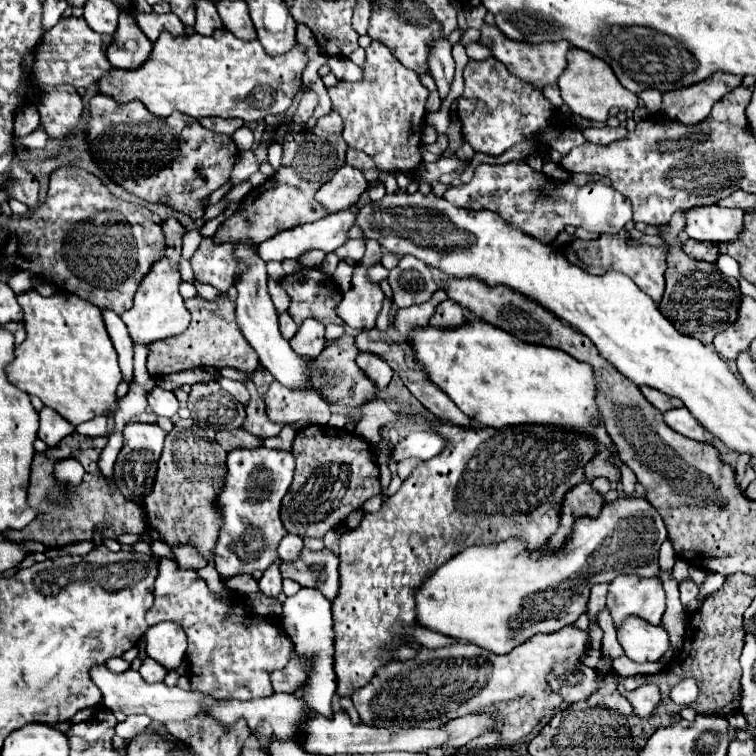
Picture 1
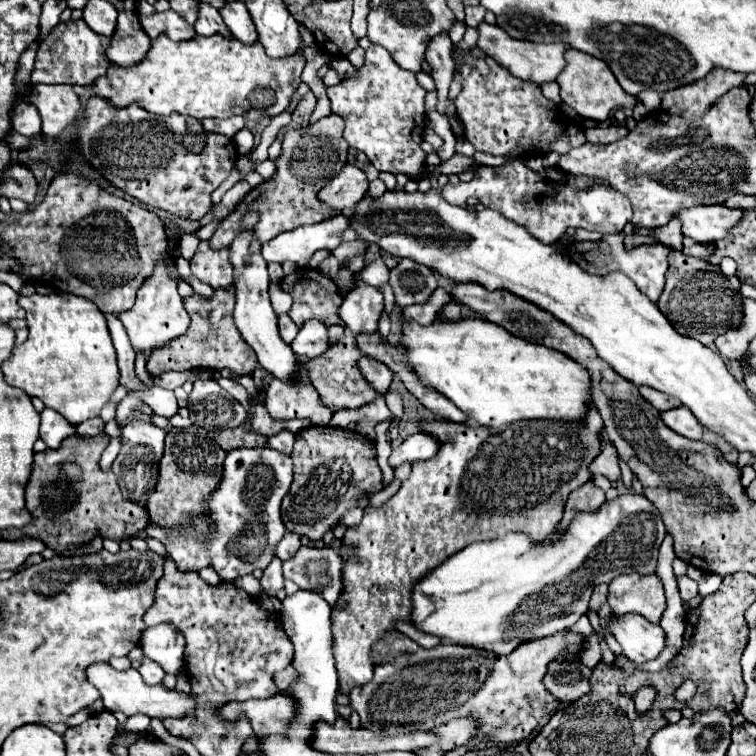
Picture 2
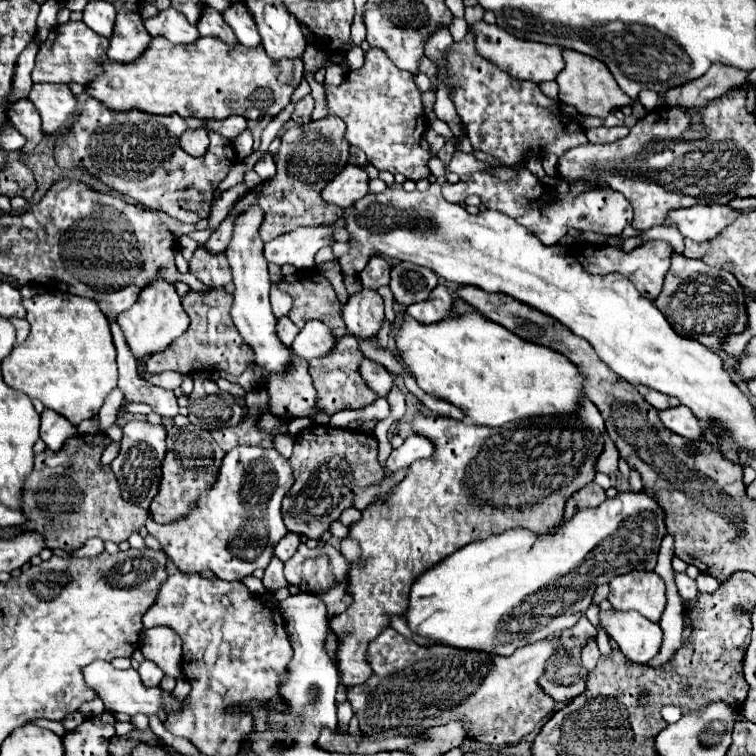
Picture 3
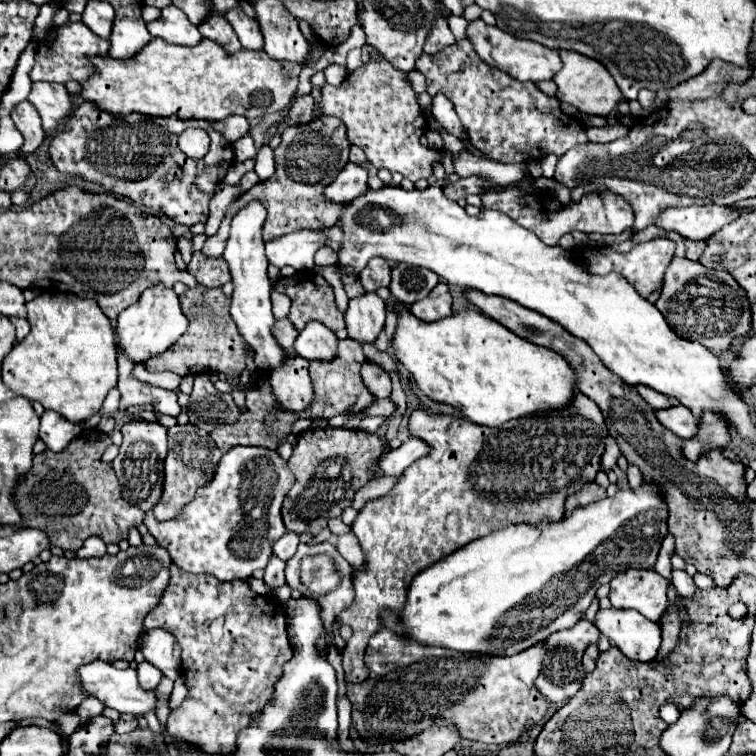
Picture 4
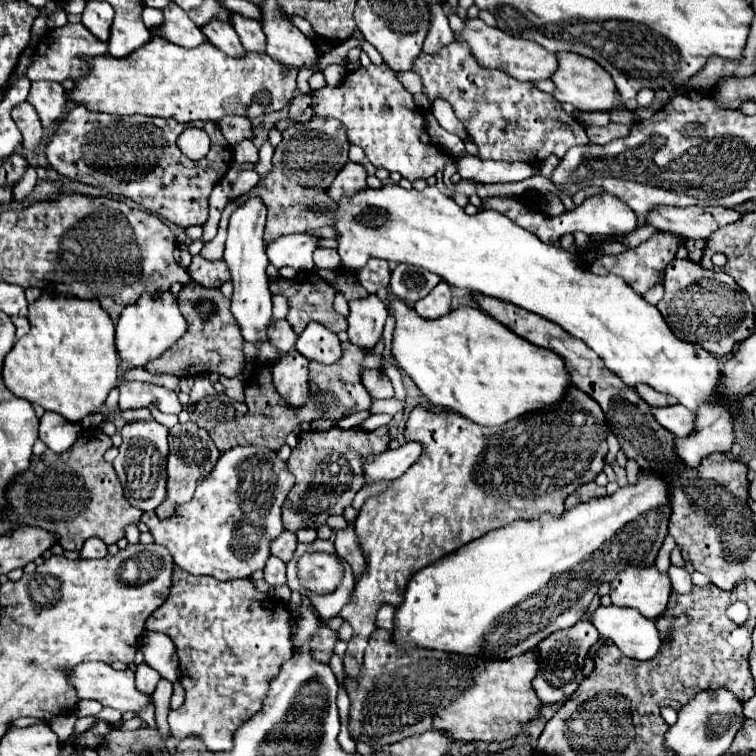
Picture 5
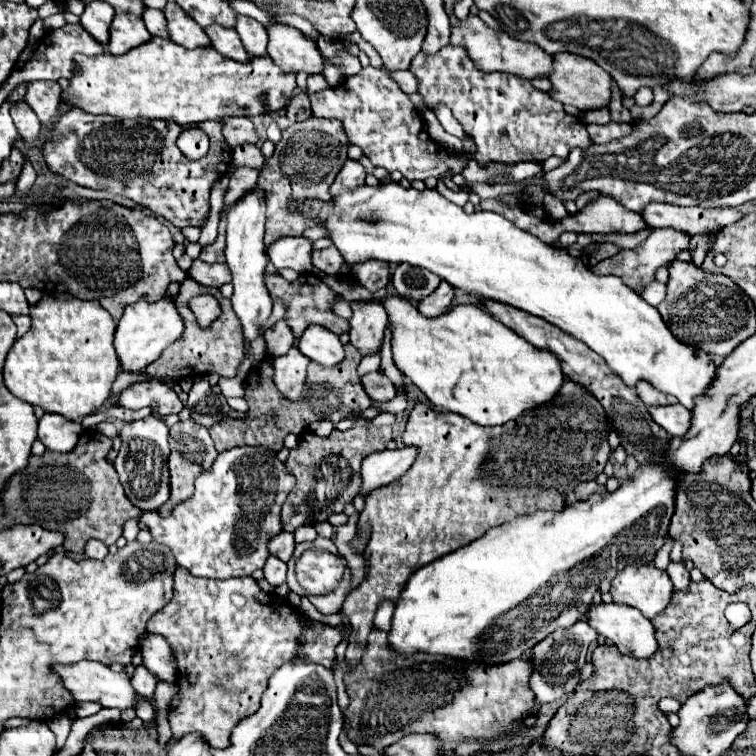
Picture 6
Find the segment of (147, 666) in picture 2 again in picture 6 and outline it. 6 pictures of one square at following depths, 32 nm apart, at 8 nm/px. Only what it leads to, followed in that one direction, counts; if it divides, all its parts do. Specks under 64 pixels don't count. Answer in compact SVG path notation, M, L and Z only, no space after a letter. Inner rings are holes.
M142 664L136 666L136 672L132 674L132 686L136 688L136 692L140 692L140 696L152 698L156 682L158 682L156 676L152 676L152 672L148 672L148 668L144 668Z

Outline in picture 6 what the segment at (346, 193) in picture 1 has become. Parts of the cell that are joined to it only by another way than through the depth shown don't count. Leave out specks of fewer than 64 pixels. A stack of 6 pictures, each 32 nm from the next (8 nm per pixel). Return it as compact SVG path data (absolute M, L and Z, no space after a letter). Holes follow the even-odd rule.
M348 160L342 170L338 172L334 184L330 186L330 194L332 198L336 198L340 192L344 190L352 190L352 188L360 188L364 186L364 178L366 178L366 170L360 162L354 162L354 160Z

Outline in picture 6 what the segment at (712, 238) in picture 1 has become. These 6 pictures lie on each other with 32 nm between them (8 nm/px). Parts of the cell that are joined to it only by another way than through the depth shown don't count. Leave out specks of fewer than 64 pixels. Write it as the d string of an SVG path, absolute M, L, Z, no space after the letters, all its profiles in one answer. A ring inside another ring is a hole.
M648 204L642 218L652 228L676 228L688 232L688 236L706 236L718 226L730 226L742 218L736 208L680 208L668 204Z

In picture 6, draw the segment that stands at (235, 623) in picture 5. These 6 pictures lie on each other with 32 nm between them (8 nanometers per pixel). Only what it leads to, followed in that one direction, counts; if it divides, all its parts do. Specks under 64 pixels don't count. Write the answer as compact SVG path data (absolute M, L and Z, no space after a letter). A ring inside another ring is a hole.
M176 568L174 572L174 596L172 600L148 620L148 632L162 634L168 638L172 652L178 662L178 680L180 686L180 706L170 710L170 728L174 738L184 736L188 732L198 732L208 742L208 746L224 750L230 744L230 734L240 724L240 720L248 718L260 708L260 698L268 688L270 676L288 660L298 654L298 642L308 644L304 654L310 662L318 662L326 668L332 668L334 648L342 640L342 626L332 628L328 624L316 622L312 630L302 630L300 614L294 614L294 608L272 594L266 594L258 588L252 576L228 578L228 580L212 580L212 578L196 578L184 568Z

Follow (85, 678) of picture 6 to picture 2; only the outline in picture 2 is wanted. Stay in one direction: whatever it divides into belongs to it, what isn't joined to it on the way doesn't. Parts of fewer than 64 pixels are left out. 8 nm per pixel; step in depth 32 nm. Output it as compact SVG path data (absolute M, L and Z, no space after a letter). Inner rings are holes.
M100 662L100 664L92 664L86 670L86 676L100 690L104 708L110 712L122 712L126 716L146 714L150 718L166 720L166 718L184 718L196 710L196 696L186 694L186 692L178 692L178 690L170 690L162 684L148 686L148 684L144 684L140 672L134 668L130 668L126 672L118 672L114 668L110 668L106 662Z

